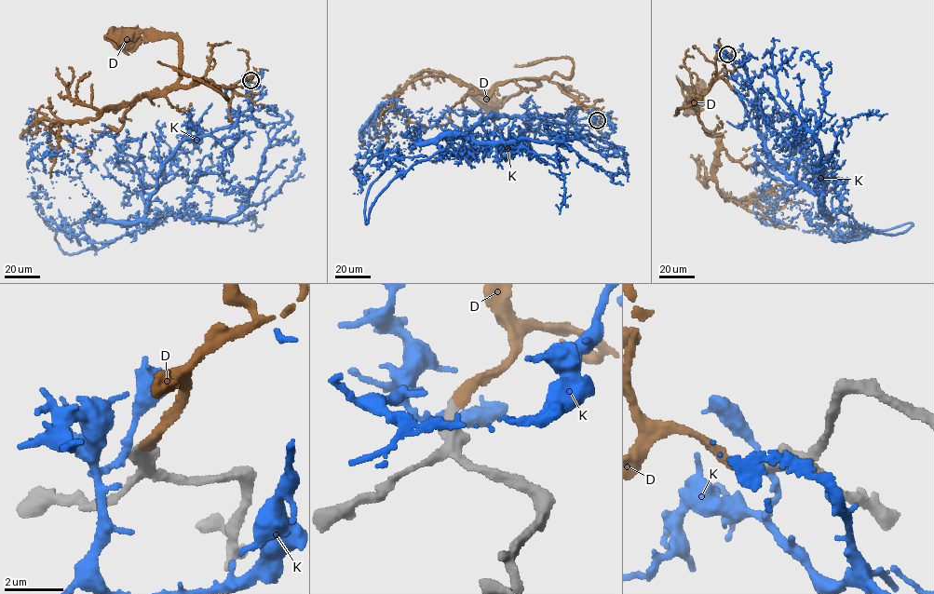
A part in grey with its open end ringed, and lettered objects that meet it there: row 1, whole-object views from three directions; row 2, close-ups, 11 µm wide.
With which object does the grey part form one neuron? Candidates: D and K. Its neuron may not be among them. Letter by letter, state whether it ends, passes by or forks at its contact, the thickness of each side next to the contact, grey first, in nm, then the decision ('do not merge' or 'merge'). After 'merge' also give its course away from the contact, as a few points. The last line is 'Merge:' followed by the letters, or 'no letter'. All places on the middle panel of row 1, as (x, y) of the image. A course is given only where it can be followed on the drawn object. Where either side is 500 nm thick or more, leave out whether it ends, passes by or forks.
D: it ends; calibres 440 and 280 nm; merge; course (597, 120), (598, 109), (581, 105), (556, 83), (534, 78), (529, 78), (538, 86), (495, 101), (489, 113)
K: calibres 550 and 240 nm; do not merge
Merge: D

